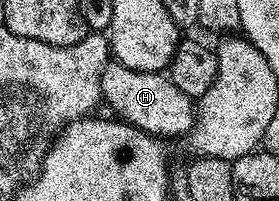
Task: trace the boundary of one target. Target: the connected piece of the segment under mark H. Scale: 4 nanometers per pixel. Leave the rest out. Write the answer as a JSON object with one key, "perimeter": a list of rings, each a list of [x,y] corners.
{"perimeter":[[[109,62],[102,70],[100,95],[103,103],[109,104],[119,119],[125,124],[133,124],[147,136],[184,138],[192,131],[192,124],[196,120],[193,97],[182,94],[182,90],[178,90],[178,86],[174,86],[172,79],[164,72],[130,70],[130,66]]]}

